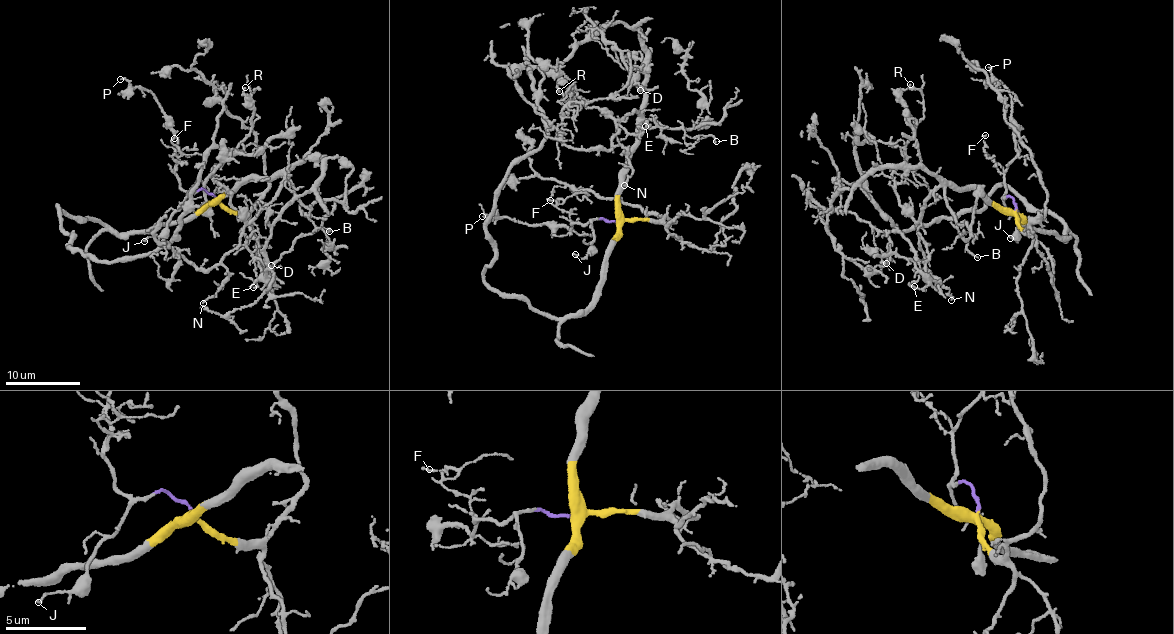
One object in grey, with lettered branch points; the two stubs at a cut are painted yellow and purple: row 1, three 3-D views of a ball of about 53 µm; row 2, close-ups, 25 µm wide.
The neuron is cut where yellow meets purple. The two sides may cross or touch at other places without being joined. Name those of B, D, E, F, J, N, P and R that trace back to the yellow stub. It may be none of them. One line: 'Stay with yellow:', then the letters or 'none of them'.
Stay with yellow: B, D, E, N, R

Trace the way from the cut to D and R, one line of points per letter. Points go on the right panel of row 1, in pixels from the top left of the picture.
D: (1015, 211), (920, 168), (877, 169), (838, 189), (826, 226), (838, 250), (863, 267), (887, 262)
R: (1015, 211), (973, 189), (941, 185), (916, 221), (900, 204), (891, 175), (915, 131), (901, 95), (911, 84)

